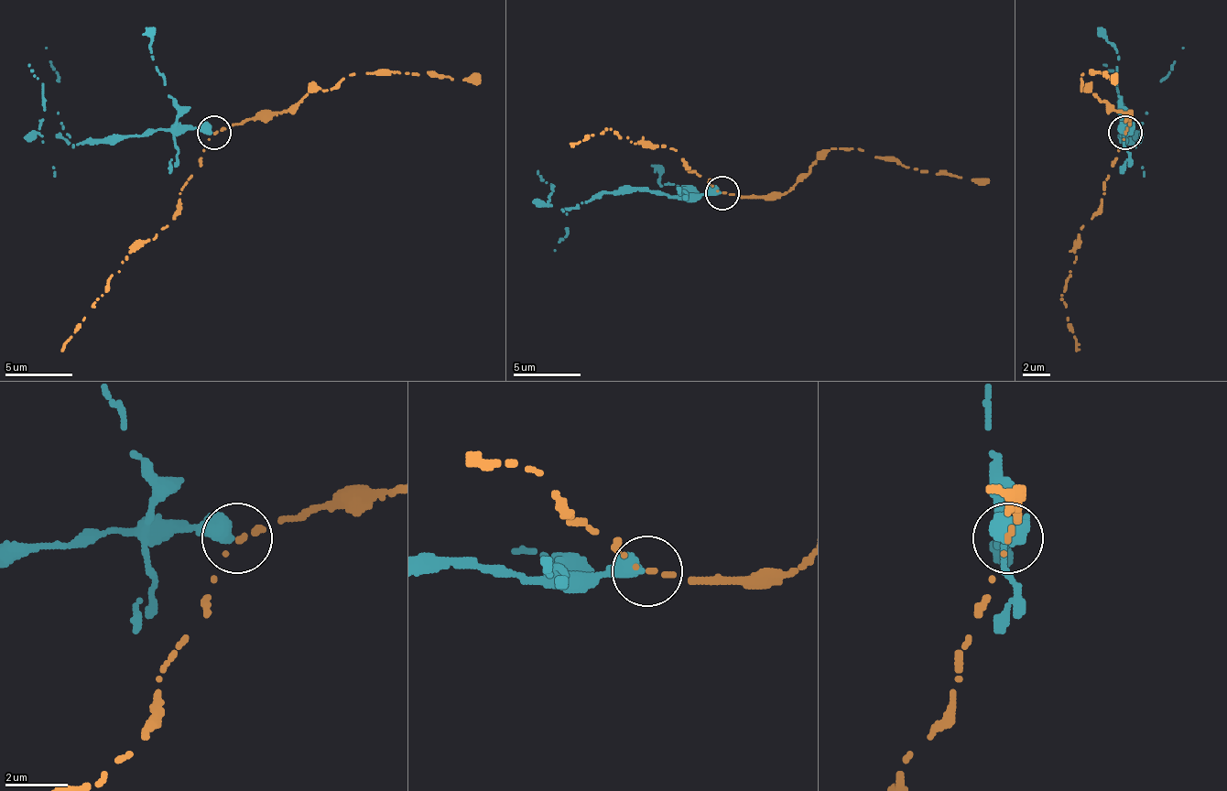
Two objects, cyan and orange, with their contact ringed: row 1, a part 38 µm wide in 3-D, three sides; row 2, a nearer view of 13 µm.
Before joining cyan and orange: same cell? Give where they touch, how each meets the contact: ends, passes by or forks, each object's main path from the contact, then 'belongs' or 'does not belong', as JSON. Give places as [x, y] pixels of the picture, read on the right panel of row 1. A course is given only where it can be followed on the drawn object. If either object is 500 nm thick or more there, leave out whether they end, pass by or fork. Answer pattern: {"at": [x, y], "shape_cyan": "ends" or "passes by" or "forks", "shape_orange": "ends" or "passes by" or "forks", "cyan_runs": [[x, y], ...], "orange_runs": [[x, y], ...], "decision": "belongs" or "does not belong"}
{"at": [1125, 132], "shape_cyan": "ends", "shape_orange": "ends", "cyan_runs": [[1124, 132], [1127, 128], [1124, 138], [1134, 145], [1141, 135], [1138, 135], [1124, 118], [1117, 84], [1104, 64]], "orange_runs": [[1124, 132], [1101, 210], [1083, 226], [1077, 260], [1063, 291], [1077, 352]], "decision": "does not belong"}

